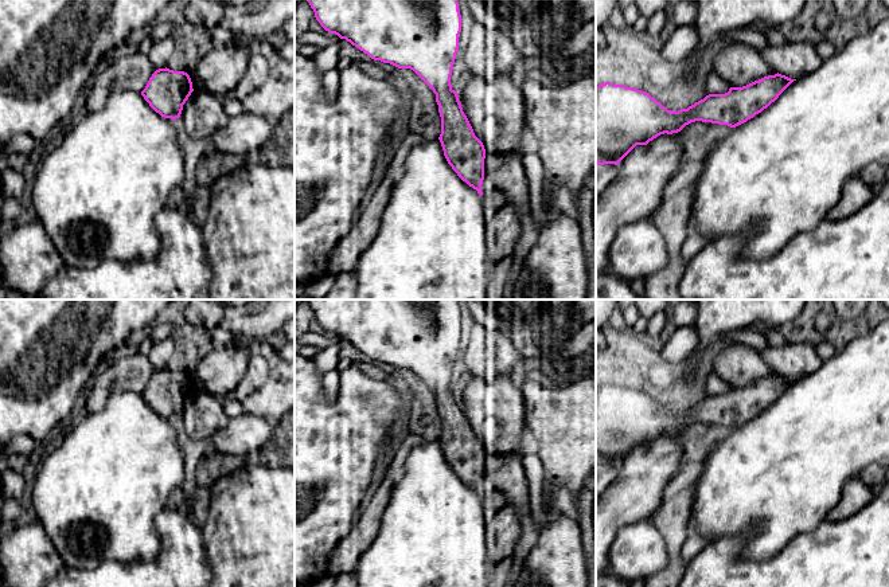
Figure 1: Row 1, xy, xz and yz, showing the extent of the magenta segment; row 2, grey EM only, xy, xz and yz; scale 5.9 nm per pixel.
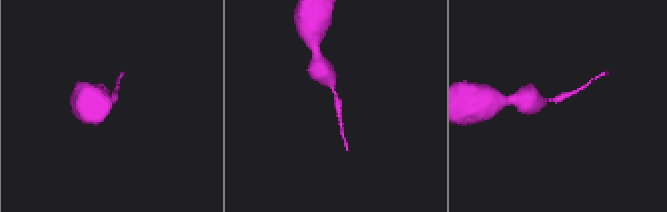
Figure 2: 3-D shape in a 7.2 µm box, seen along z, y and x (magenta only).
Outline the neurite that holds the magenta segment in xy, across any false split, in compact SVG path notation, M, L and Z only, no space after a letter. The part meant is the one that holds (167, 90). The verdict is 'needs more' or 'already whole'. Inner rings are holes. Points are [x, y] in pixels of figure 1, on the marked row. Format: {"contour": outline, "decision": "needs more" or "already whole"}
{"contour": "M165 67L152 74L141 95L161 117L176 120L192 91L192 82L187 73Z", "decision": "already whole"}

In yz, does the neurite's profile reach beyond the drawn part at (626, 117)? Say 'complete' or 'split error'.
complete

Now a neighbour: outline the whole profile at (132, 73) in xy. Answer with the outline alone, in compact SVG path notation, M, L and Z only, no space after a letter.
M140 52L110 62L104 71L94 75L93 87L86 95L86 109L101 110L108 98L118 91L141 93L156 70L148 56Z

